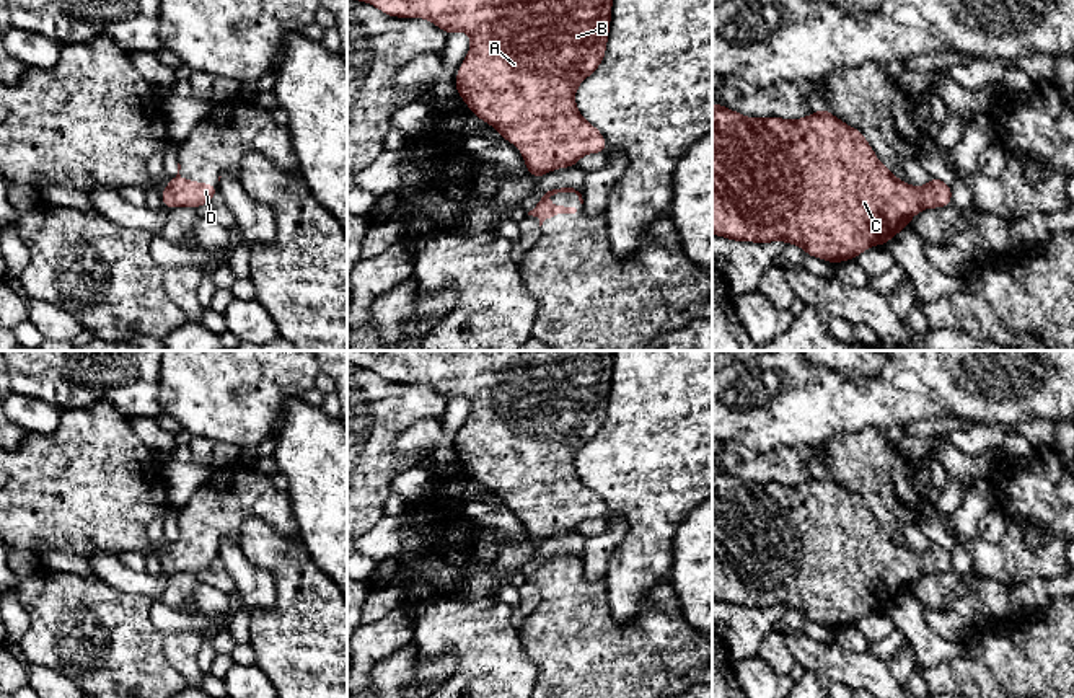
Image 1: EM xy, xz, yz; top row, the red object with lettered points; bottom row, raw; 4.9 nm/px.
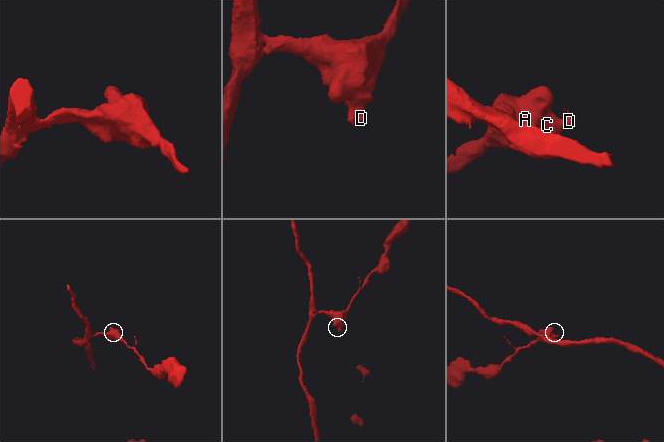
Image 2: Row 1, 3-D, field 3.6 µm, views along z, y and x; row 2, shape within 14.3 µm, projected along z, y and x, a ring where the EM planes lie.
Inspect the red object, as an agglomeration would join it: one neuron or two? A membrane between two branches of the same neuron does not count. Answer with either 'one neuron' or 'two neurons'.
one neuron

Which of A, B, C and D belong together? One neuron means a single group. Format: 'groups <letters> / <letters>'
groups A B C D

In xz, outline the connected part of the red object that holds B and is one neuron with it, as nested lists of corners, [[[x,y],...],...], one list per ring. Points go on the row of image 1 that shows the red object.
[[[357,0],[357,2],[370,3],[388,16],[429,20],[445,34],[456,31],[468,33],[471,39],[471,47],[456,73],[456,82],[455,82],[456,93],[463,98],[463,101],[474,113],[474,116],[482,119],[487,126],[495,127],[502,135],[502,139],[505,139],[507,142],[513,144],[522,150],[522,157],[525,160],[526,170],[530,174],[535,176],[536,181],[552,170],[575,166],[579,160],[587,153],[606,152],[608,145],[603,134],[579,113],[574,96],[579,85],[593,72],[596,72],[596,68],[605,59],[613,0]]]

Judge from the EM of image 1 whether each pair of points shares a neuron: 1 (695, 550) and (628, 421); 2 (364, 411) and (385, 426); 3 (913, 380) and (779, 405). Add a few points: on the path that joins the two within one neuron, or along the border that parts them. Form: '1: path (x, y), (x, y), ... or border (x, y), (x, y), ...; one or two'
1: border (695, 506), (677, 529), (672, 560); two
2: path (369, 413), (380, 421); one
3: path (880, 402), (812, 403); one

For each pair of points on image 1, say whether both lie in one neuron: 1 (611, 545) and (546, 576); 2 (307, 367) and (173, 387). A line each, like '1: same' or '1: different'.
1: different
2: same

